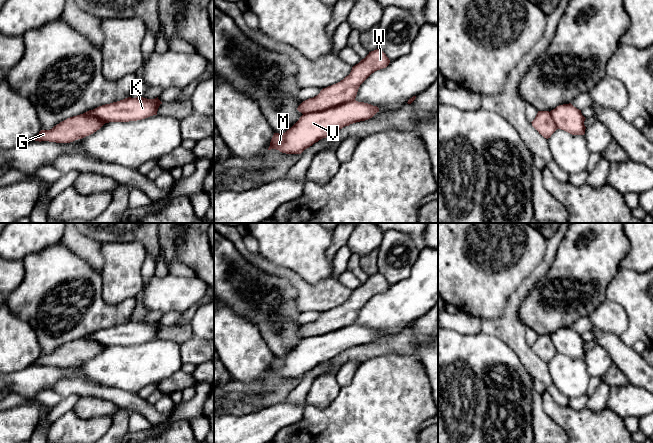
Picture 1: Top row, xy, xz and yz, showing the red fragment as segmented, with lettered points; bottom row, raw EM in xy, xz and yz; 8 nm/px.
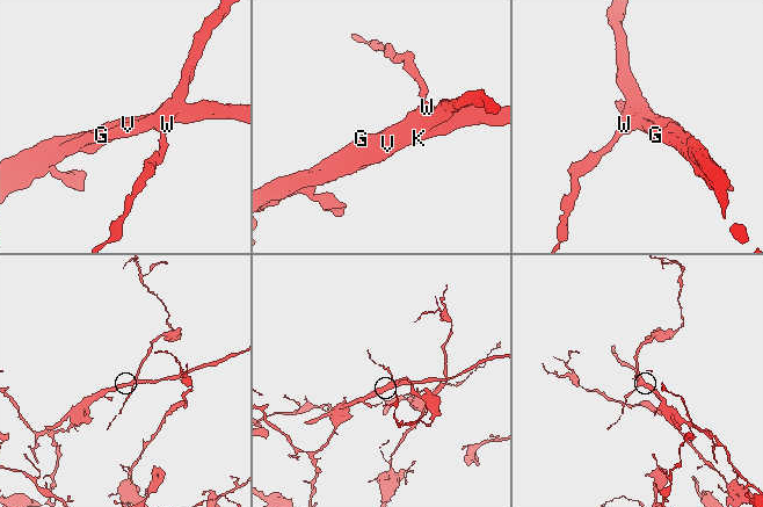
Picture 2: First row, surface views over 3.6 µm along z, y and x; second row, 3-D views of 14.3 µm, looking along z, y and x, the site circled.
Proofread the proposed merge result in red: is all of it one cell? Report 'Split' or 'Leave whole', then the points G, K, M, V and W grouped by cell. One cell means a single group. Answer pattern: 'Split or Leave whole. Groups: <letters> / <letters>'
Split. Groups: G W / K M V

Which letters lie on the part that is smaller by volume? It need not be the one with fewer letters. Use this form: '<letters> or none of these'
K, M, V

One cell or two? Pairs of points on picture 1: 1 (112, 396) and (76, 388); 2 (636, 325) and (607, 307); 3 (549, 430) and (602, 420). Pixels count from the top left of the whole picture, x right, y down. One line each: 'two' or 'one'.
1: one
2: two
3: two

